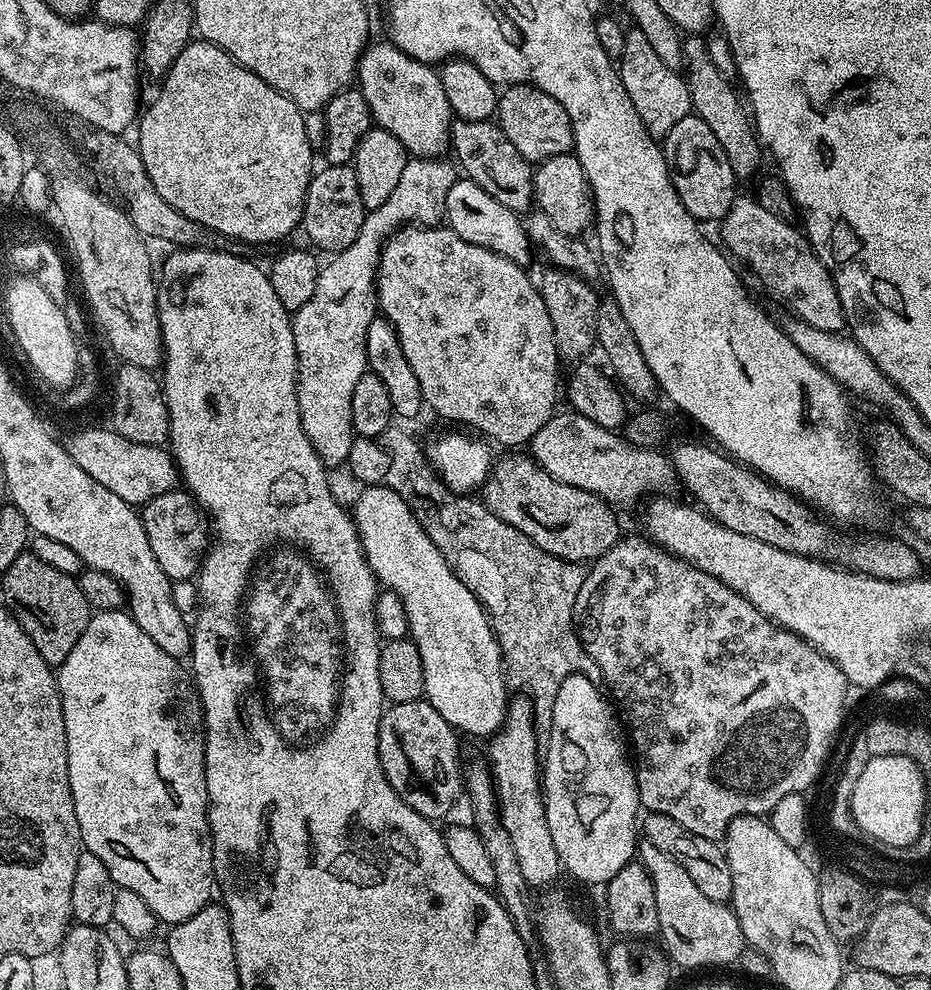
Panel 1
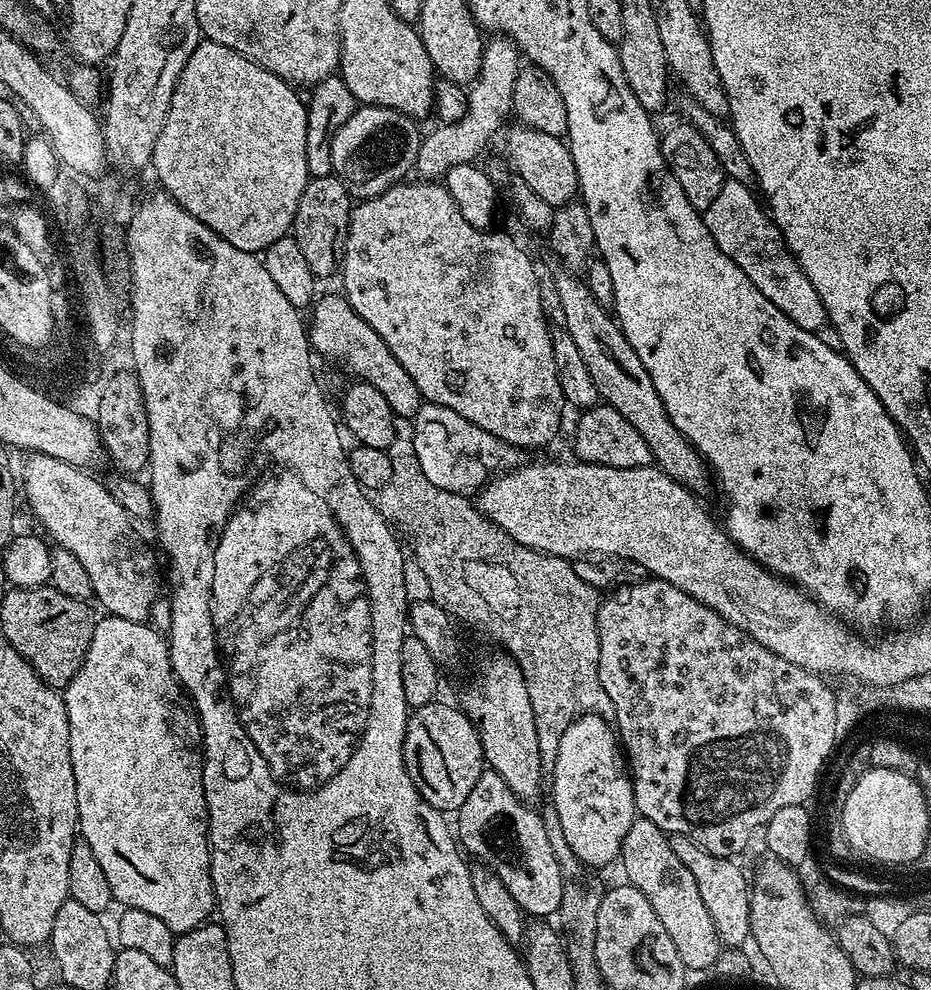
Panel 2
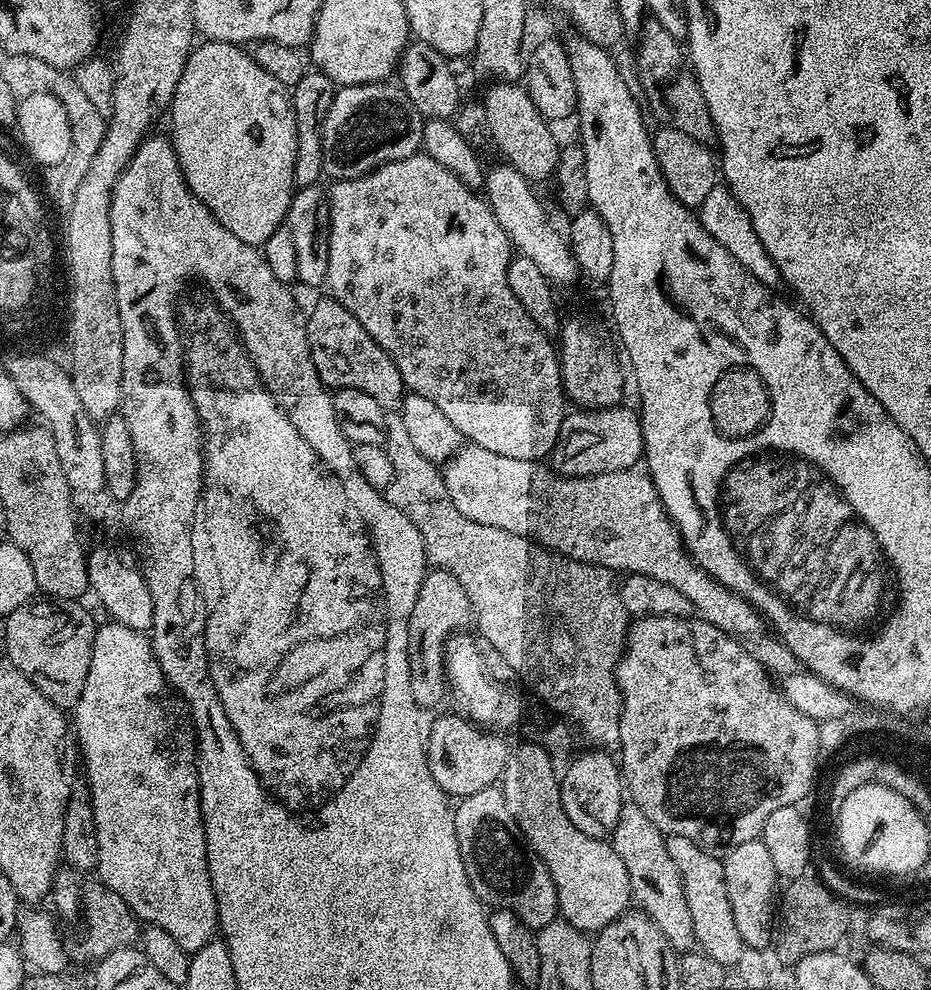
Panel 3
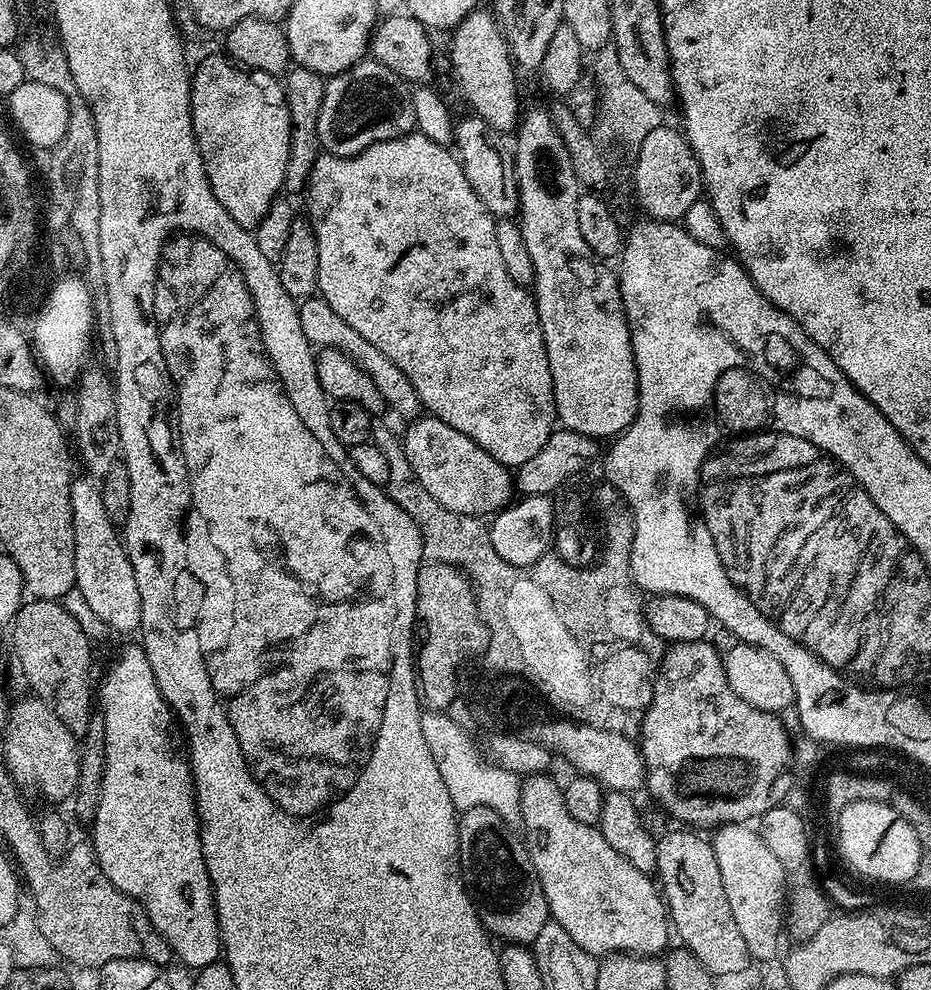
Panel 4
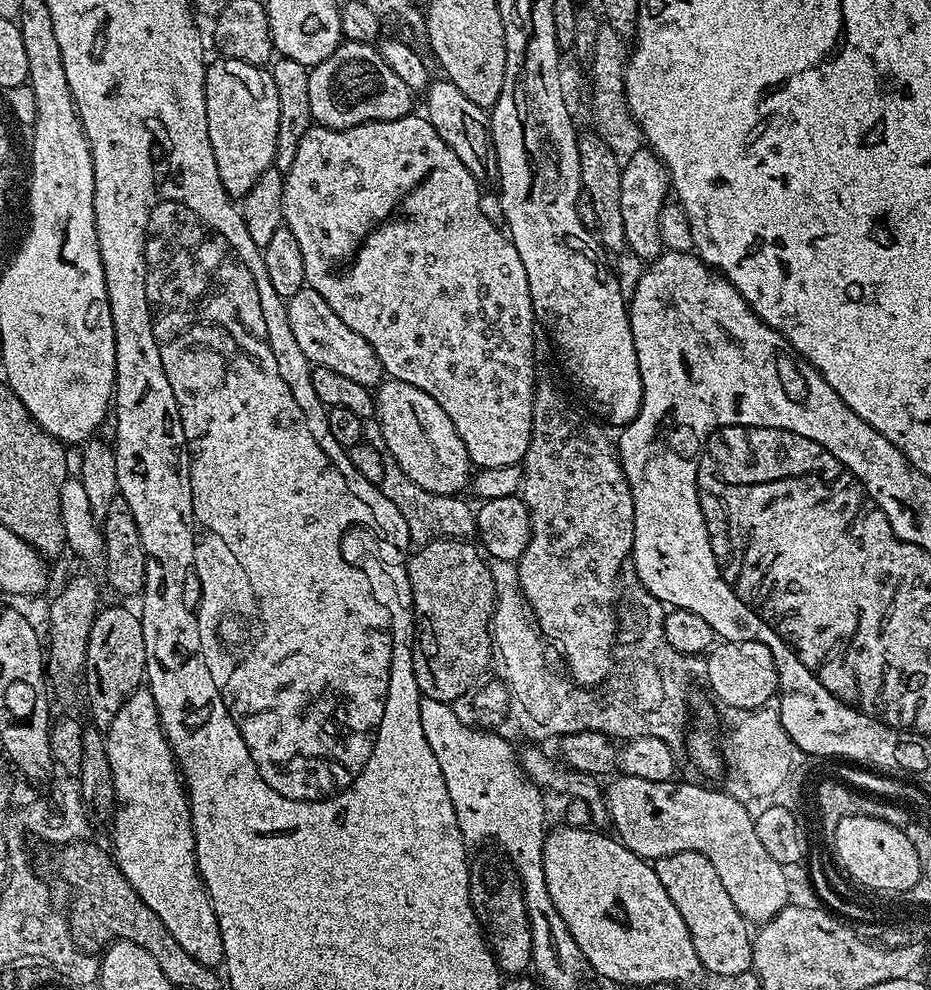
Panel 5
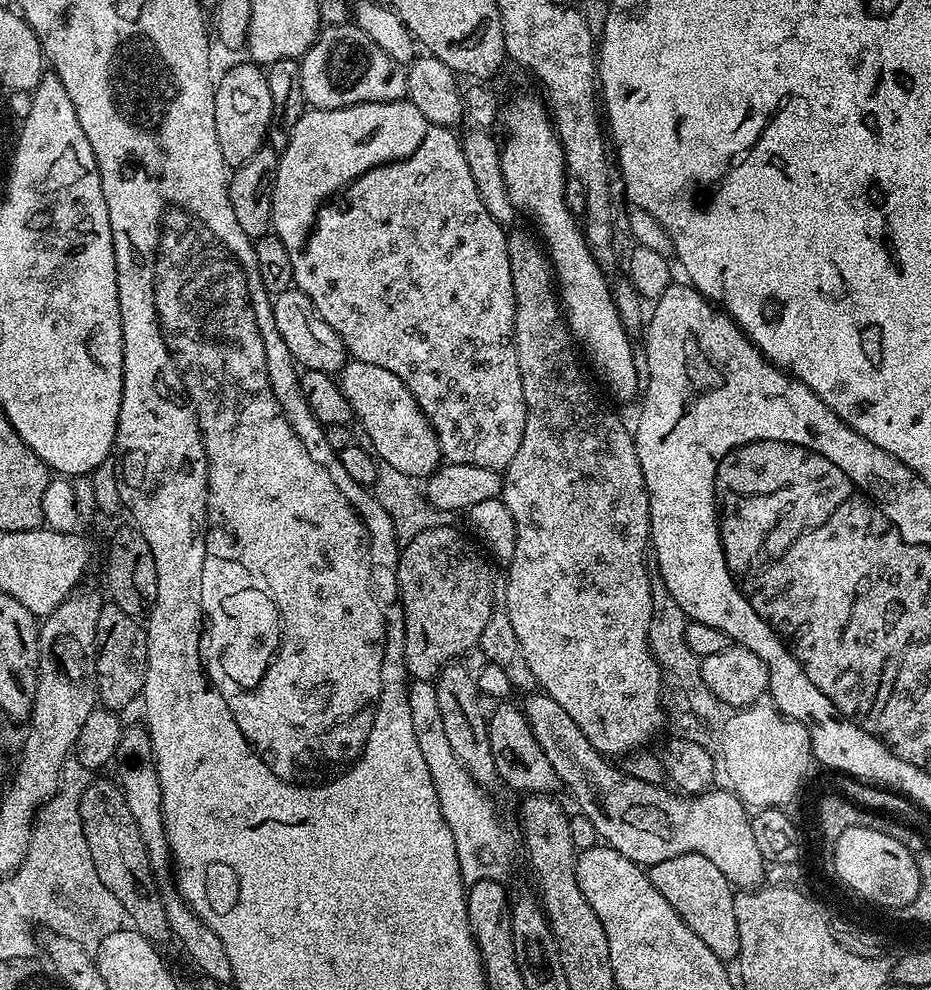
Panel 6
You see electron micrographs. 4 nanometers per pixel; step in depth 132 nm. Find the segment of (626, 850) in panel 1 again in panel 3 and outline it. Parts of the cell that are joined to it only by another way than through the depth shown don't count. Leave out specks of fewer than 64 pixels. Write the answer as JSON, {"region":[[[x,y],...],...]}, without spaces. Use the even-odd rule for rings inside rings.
{"region":[[[599,751],[584,752],[565,772],[563,769],[560,776],[560,797],[566,818],[570,818],[570,822],[582,830],[582,834],[608,838],[624,809],[626,789],[622,783],[619,763],[613,757],[611,760],[607,751]]]}

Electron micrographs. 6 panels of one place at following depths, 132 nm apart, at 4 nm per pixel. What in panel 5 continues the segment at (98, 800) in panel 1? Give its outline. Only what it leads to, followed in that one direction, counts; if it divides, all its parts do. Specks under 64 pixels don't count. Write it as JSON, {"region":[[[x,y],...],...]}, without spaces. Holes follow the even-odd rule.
{"region":[[[147,687],[137,688],[134,694],[130,694],[130,698],[126,698],[122,710],[118,710],[114,722],[110,722],[106,730],[106,743],[116,795],[116,811],[110,821],[110,848],[116,865],[122,870],[126,882],[134,886],[138,898],[142,898],[142,902],[146,902],[146,906],[150,906],[150,910],[154,910],[154,914],[162,918],[162,924],[170,930],[178,946],[182,946],[186,954],[196,958],[202,966],[219,969],[224,962],[222,934],[220,923],[214,914],[214,906],[204,889],[204,880],[198,870],[192,807],[188,804],[188,793],[176,763],[176,756],[168,745],[164,728],[160,725],[158,706]]]}

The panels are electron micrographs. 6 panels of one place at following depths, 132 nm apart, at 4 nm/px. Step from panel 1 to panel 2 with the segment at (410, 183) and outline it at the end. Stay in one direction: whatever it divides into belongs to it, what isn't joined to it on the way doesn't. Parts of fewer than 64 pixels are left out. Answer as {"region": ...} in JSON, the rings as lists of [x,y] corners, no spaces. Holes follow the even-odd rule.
{"region":[[[493,35],[484,45],[482,70],[467,89],[468,111],[453,124],[440,124],[425,135],[418,146],[415,175],[424,182],[436,182],[459,164],[476,164],[492,135],[505,127],[504,119],[513,115],[514,82],[522,67],[520,49],[506,36]],[[492,39],[492,40],[491,40]],[[504,124],[504,125],[503,125]]]}

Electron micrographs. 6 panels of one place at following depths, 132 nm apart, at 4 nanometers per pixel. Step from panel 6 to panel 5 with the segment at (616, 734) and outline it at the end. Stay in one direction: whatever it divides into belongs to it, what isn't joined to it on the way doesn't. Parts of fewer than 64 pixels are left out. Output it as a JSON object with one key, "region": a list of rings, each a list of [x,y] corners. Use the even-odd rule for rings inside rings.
{"region":[[[537,383],[530,446],[522,461],[522,499],[529,510],[532,533],[514,568],[515,579],[534,613],[539,631],[549,641],[560,640],[568,663],[567,675],[580,686],[600,686],[596,684],[607,678],[612,664],[614,668],[610,653],[616,647],[618,623],[612,607],[616,604],[620,567],[631,557],[634,542],[634,498],[620,465],[617,445],[613,437],[611,440],[604,433],[605,425],[592,420],[587,420],[568,401],[562,389]]]}

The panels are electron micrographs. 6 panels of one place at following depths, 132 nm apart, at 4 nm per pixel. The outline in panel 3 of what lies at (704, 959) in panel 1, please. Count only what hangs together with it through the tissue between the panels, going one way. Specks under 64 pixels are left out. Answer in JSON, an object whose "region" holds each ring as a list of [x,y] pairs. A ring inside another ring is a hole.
{"region":[[[628,802],[620,812],[610,843],[618,858],[622,858],[622,866],[626,866],[632,898],[639,911],[646,913],[656,923],[658,930],[666,934],[666,942],[670,942],[676,953],[693,951],[696,942],[694,921],[690,918],[690,906],[686,906],[686,894],[678,866],[674,866],[670,854],[666,854],[664,833],[654,826],[654,822],[650,822],[650,818],[646,818],[646,814],[642,814],[642,810],[638,810],[636,804]]]}

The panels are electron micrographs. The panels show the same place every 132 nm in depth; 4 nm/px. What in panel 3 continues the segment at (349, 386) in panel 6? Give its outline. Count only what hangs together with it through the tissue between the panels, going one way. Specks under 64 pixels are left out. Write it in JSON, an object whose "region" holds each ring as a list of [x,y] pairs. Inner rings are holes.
{"region":[[[465,443],[444,461],[442,475],[446,494],[450,494],[450,502],[454,502],[454,506],[458,506],[460,513],[466,514],[470,522],[498,526],[498,530],[523,536],[525,540],[535,542],[545,550],[569,556],[572,560],[596,564],[600,568],[611,568],[616,574],[648,576],[651,580],[667,582],[674,586],[674,590],[690,598],[699,619],[718,626],[718,630],[729,636],[752,636],[762,625],[760,613],[747,600],[719,584],[693,560],[680,538],[676,523],[668,517],[667,510],[662,506],[652,477],[639,467],[593,476],[558,476],[547,463],[539,460],[506,458],[502,454],[494,454],[494,450],[482,450],[482,446]]]}

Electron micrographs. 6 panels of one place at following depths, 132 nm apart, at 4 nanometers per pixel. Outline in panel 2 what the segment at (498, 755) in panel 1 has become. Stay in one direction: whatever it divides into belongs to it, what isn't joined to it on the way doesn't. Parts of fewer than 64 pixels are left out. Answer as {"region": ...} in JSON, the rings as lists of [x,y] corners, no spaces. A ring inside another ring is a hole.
{"region":[[[485,770],[455,813],[454,832],[459,847],[473,861],[485,864],[502,878],[521,910],[532,918],[552,918],[562,902],[566,877],[554,859],[539,811],[532,807],[531,803],[519,800],[497,772]]]}

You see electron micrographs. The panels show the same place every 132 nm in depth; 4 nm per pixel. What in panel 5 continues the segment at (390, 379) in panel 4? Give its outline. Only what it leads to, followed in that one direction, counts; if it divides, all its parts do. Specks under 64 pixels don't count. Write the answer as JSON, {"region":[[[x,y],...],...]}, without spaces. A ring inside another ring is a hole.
{"region":[[[307,286],[298,290],[298,294],[287,300],[286,307],[294,342],[298,342],[298,350],[302,350],[309,365],[334,370],[334,374],[342,374],[342,378],[350,378],[350,382],[358,382],[358,386],[369,390],[385,379],[386,373],[382,362],[378,362],[378,354],[374,354],[374,346],[370,346],[362,334],[354,334],[354,330],[326,306],[326,298],[322,298],[318,290]]]}

